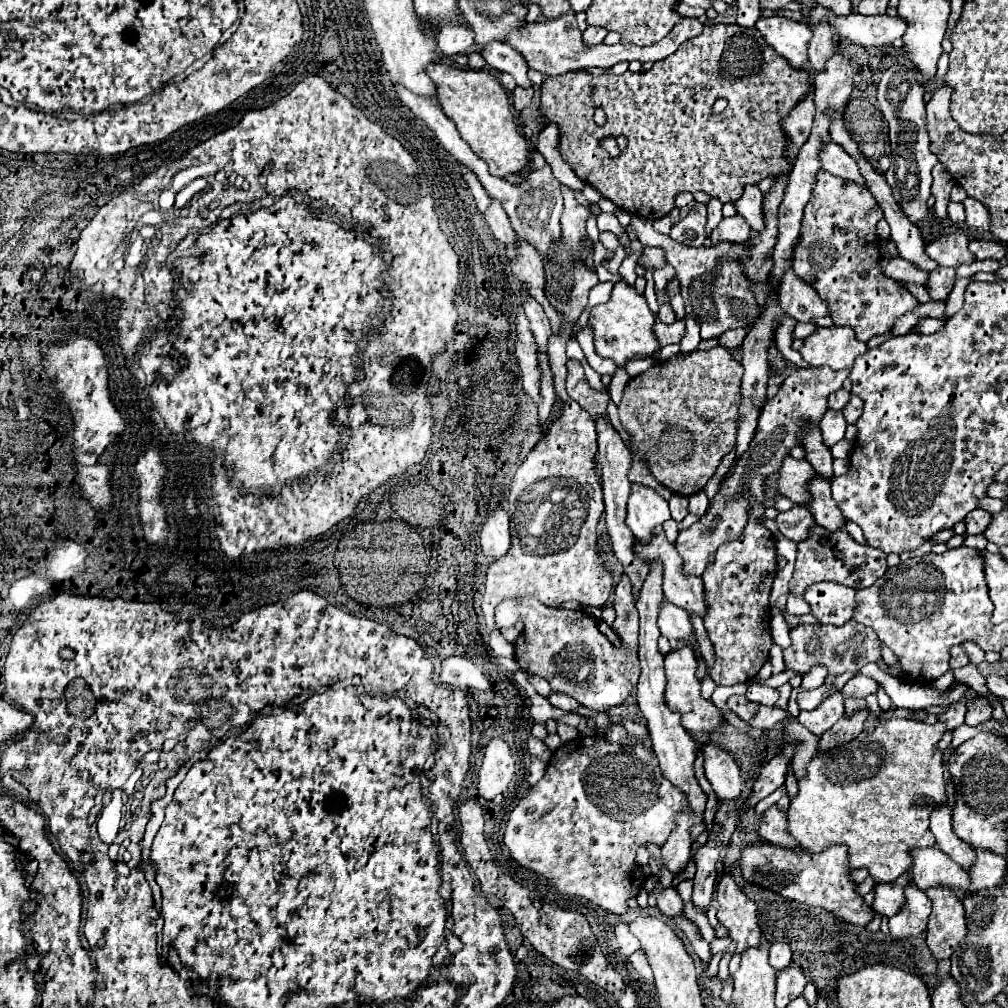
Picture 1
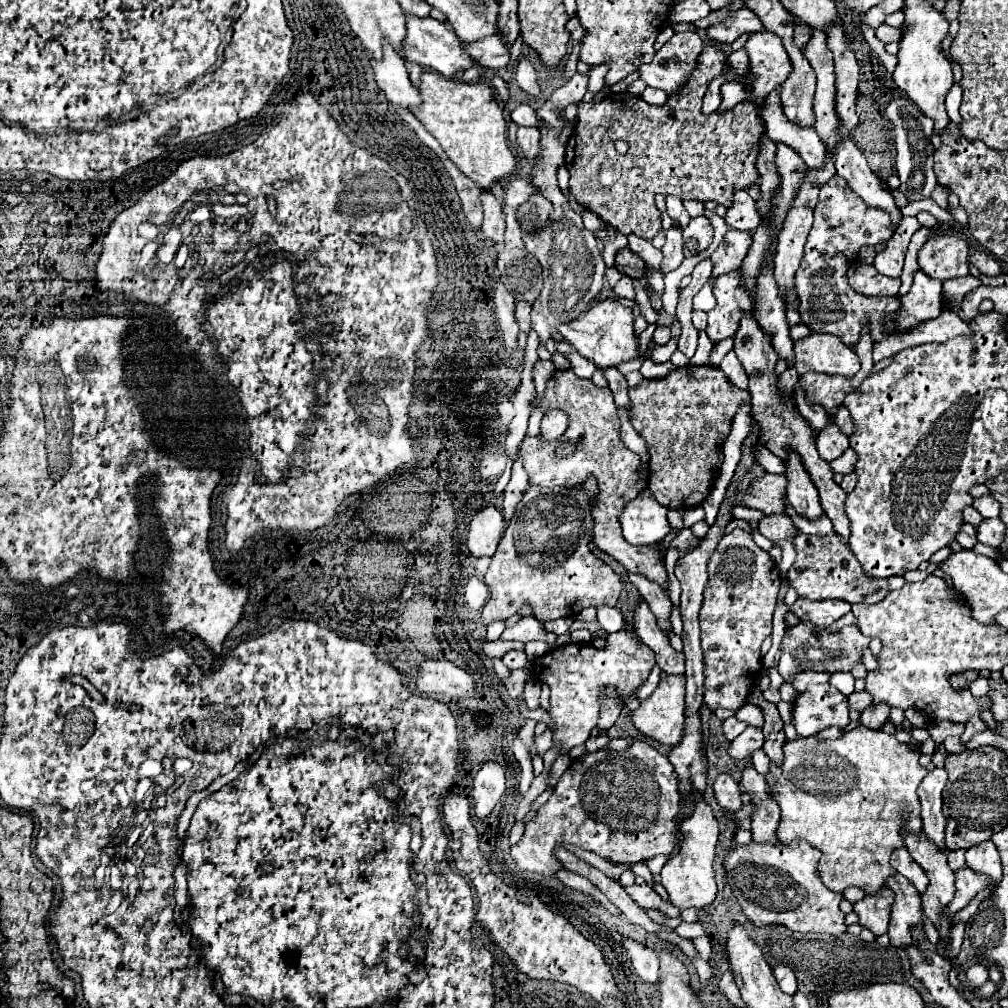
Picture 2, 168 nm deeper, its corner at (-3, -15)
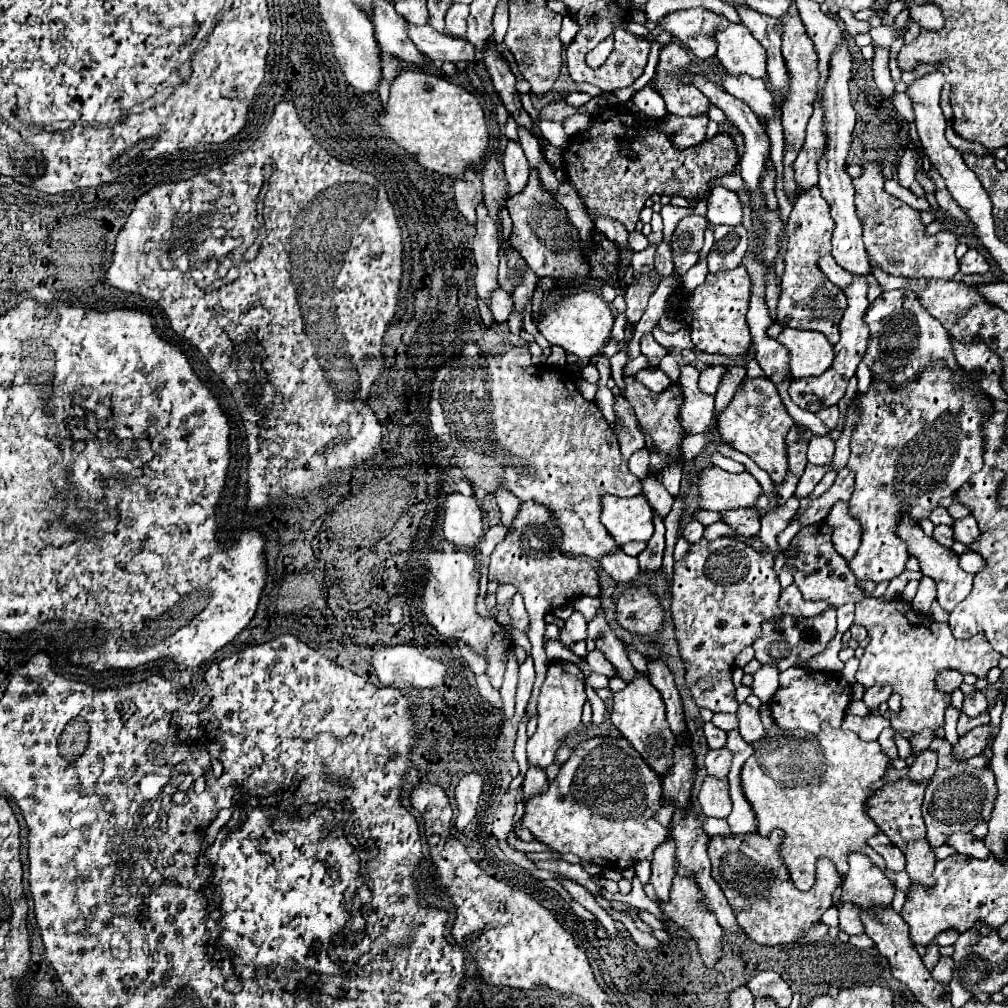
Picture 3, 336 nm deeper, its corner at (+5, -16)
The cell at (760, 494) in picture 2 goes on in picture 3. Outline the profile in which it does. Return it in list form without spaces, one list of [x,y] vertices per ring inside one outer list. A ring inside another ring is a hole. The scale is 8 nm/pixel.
[[[712,466],[702,472],[698,492],[700,508],[726,512],[726,508],[754,508],[754,500],[762,494],[762,486],[748,472],[730,474]]]

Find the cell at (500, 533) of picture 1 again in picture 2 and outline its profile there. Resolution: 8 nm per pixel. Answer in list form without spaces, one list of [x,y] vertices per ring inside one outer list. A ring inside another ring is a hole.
[[[484,507],[470,515],[466,547],[474,557],[492,557],[504,535],[504,519],[496,507]]]

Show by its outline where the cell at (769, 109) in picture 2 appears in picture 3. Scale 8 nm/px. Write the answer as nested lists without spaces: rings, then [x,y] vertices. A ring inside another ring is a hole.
[[[722,74],[722,86],[726,92],[730,92],[732,96],[740,98],[742,102],[746,102],[752,112],[756,112],[758,118],[762,120],[772,120],[778,114],[778,108],[774,104],[774,98],[770,94],[770,90],[766,88],[764,80],[754,80],[750,76],[730,76],[730,74]]]

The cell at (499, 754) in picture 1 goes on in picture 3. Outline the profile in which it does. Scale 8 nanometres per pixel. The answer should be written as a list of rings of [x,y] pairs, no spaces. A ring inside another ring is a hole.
[[[470,772],[470,774],[462,776],[462,780],[458,782],[458,786],[454,790],[456,806],[458,806],[458,814],[456,814],[458,830],[462,830],[476,816],[476,808],[478,808],[482,790],[484,790],[484,778],[478,772]]]

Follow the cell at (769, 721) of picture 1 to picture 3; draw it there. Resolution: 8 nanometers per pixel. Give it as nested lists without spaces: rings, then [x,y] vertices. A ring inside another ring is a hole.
[[[718,748],[718,750],[710,750],[708,756],[706,756],[706,770],[710,776],[718,776],[718,778],[726,778],[728,776],[728,768],[732,764],[732,752],[724,748]]]

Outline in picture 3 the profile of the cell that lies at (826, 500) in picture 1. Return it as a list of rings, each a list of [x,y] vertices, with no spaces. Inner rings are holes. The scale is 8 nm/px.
[[[762,376],[762,378],[746,378],[744,388],[734,394],[734,400],[718,416],[720,438],[724,442],[730,442],[738,452],[748,454],[760,468],[764,468],[770,474],[774,484],[782,484],[782,476],[786,476],[786,432],[790,430],[790,424],[794,424],[794,420],[786,412],[776,386],[770,380],[766,380],[766,376]]]

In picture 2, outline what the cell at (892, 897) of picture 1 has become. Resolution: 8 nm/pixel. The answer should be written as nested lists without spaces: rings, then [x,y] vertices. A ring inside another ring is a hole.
[[[876,891],[874,895],[866,895],[862,901],[854,903],[854,913],[858,915],[858,923],[870,929],[874,935],[882,935],[888,931],[890,921],[890,903],[894,895],[892,891]]]

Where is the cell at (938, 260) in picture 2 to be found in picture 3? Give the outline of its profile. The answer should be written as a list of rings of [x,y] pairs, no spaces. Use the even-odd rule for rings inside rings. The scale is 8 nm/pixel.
[[[866,162],[862,164],[862,168],[864,174],[860,178],[854,178],[854,188],[856,188],[856,208],[864,226],[864,244],[870,256],[870,264],[894,276],[952,280],[960,270],[958,258],[954,254],[958,246],[956,236],[948,230],[928,236],[924,232],[926,226],[920,222],[920,212],[906,206],[902,200],[890,196],[884,190],[884,178],[880,166],[876,162]]]

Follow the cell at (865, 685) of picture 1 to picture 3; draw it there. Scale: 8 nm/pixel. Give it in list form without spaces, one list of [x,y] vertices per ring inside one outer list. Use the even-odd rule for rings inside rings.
[[[864,598],[856,604],[854,624],[866,626],[870,644],[864,648],[860,658],[860,668],[856,672],[856,682],[862,686],[890,684],[892,692],[902,696],[900,716],[892,716],[892,728],[896,730],[896,744],[900,758],[908,758],[910,742],[908,738],[930,728],[944,726],[944,712],[950,706],[950,694],[938,692],[934,678],[940,670],[952,668],[958,672],[974,672],[976,676],[986,676],[990,668],[998,666],[1000,654],[994,652],[982,632],[972,638],[958,640],[950,632],[946,622],[934,622],[930,616],[920,616],[914,612],[912,604],[904,598],[884,600],[884,598]]]

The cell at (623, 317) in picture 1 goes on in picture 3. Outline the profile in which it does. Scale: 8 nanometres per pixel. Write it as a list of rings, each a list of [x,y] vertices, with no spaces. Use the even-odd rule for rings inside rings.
[[[578,292],[564,298],[560,304],[548,308],[538,322],[538,330],[550,344],[562,346],[568,354],[574,354],[580,360],[592,360],[600,356],[604,346],[610,342],[614,326],[612,308],[594,292]]]

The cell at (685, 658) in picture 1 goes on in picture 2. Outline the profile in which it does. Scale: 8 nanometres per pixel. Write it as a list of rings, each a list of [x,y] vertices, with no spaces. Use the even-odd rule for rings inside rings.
[[[668,675],[664,679],[660,679],[656,691],[644,699],[640,703],[640,707],[636,711],[632,711],[632,723],[634,727],[646,735],[646,737],[652,737],[654,741],[662,743],[662,745],[668,745],[668,747],[674,747],[678,745],[678,739],[682,739],[682,727],[684,727],[684,675]]]

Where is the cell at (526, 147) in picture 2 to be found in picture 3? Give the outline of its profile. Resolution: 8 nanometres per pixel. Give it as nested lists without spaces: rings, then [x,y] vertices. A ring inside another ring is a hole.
[[[508,140],[508,144],[506,144],[504,170],[506,170],[506,180],[510,184],[510,194],[514,196],[514,194],[522,192],[528,182],[530,164],[528,164],[528,158],[518,140]]]

